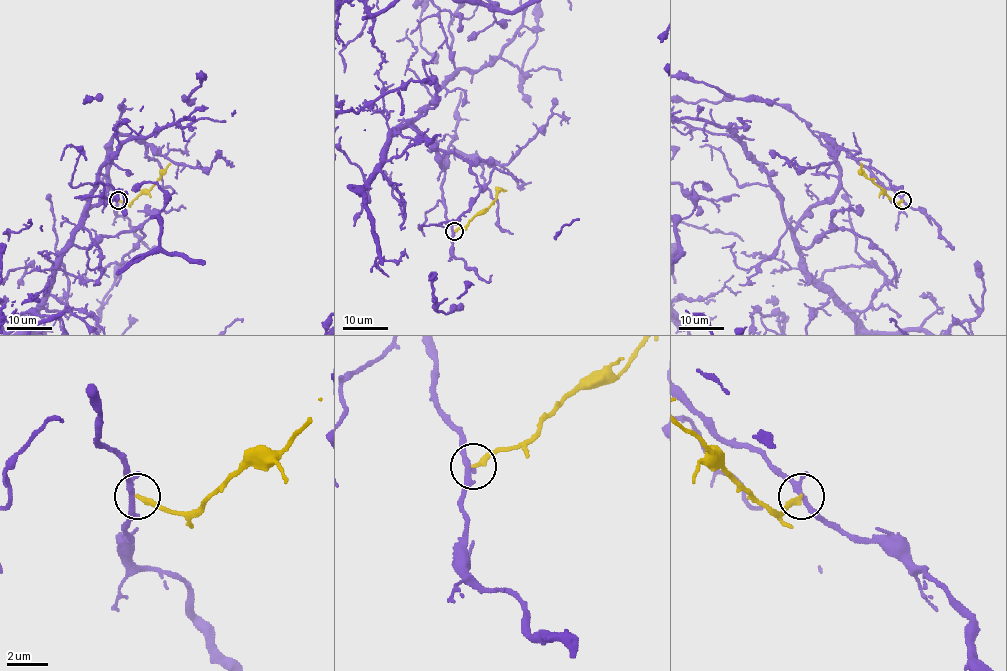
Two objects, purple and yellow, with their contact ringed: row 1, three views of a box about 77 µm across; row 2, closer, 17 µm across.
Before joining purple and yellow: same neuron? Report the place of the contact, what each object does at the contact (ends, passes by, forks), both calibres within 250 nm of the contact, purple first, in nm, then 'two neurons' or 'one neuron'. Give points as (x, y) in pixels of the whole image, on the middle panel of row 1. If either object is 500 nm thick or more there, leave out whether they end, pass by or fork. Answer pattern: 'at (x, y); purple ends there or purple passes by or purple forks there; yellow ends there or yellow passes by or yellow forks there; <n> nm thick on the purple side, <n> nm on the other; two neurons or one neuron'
at (454, 231); purple forks there; yellow ends there; 220 nm thick on the purple side, 240 nm on the other; two neurons

